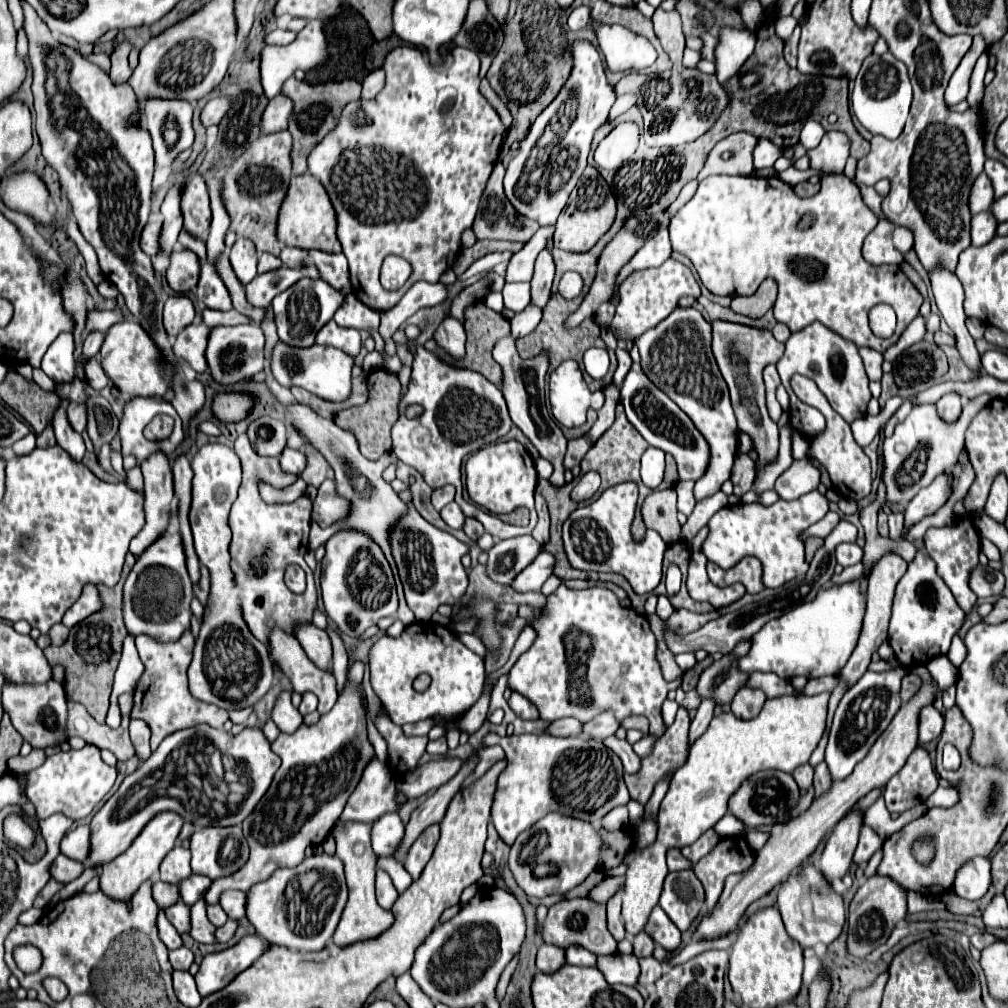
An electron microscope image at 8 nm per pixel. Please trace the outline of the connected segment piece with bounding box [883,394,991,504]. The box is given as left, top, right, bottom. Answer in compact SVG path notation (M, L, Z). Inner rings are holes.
M983 394L973 400L969 400L963 406L961 418L955 424L945 424L935 412L933 404L917 406L901 424L897 424L897 430L891 438L885 438L883 442L883 484L887 492L887 502L899 502L907 504L923 486L929 486L937 474L945 472L945 468L955 466L959 452L963 448L963 438L969 422L977 414L977 410L985 408L989 404L991 396Z

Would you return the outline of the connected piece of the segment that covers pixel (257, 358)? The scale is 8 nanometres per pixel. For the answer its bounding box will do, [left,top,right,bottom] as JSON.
[205,324,265,384]

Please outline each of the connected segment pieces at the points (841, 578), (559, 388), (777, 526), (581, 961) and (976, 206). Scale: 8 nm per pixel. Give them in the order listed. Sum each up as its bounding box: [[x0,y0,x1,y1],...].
[[831,562,865,584],[549,360,605,428],[703,490,829,588],[565,944,597,966],[969,174,995,214]]

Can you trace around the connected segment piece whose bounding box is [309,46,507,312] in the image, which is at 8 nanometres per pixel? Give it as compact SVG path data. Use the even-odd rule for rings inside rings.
M399 46L395 50L391 50L385 58L383 70L387 74L387 84L381 90L381 94L375 100L357 100L357 102L349 102L347 108L341 114L341 122L337 124L337 128L325 138L325 142L321 142L311 154L309 154L309 172L321 180L321 184L325 186L335 212L337 212L337 236L339 242L343 246L343 254L349 260L349 272L351 272L351 286L353 286L353 294L367 304L369 308L383 312L383 310L391 310L393 306L397 306L397 302L403 298L403 294L409 290L409 286L415 280L425 280L425 282L437 282L441 278L443 272L451 270L457 254L461 252L461 234L465 230L469 230L473 226L473 218L479 210L479 202L481 202L481 194L485 192L485 182L489 180L489 174L493 172L493 166L499 158L499 150L505 138L507 128L503 126L501 118L497 116L497 112L489 106L489 102L479 94L479 58L475 54L475 50L467 50L467 48L455 48L447 54L445 64L443 66L431 66L427 52L413 48L413 46ZM387 254L397 254L403 256L411 266L413 266L413 274L409 276L409 282L395 292L387 292L383 290L383 286L379 284L379 268L381 262Z

